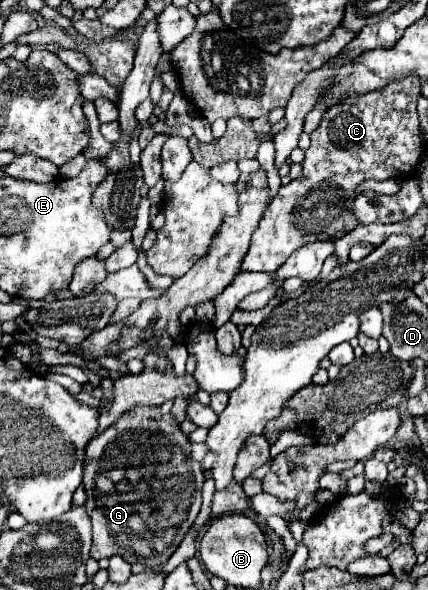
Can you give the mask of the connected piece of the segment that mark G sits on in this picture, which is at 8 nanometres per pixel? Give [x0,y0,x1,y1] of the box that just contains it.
[84,405,204,567]

